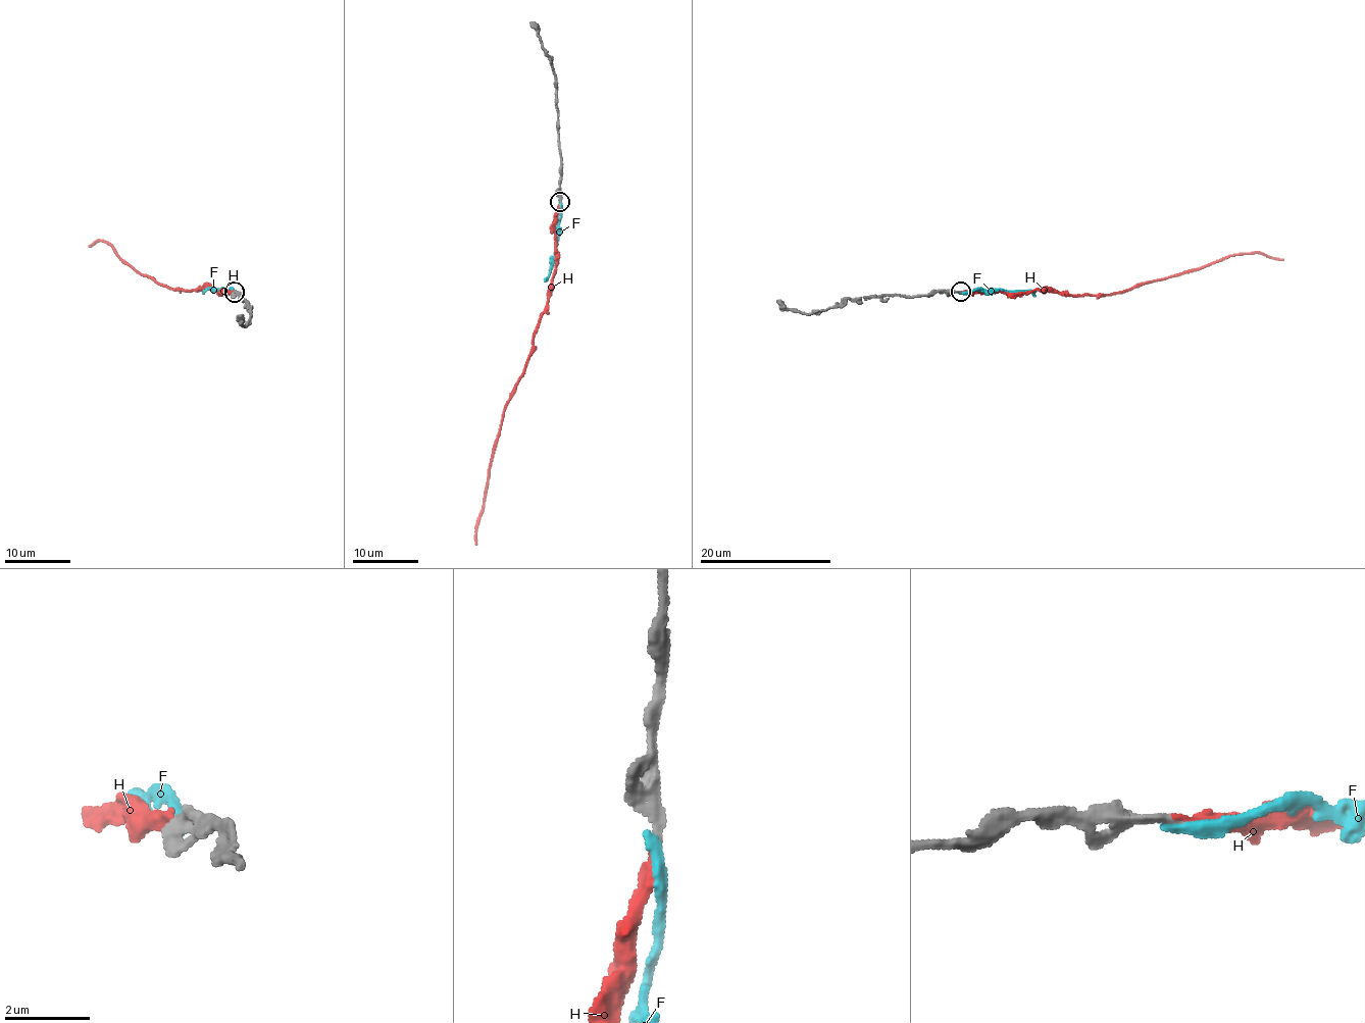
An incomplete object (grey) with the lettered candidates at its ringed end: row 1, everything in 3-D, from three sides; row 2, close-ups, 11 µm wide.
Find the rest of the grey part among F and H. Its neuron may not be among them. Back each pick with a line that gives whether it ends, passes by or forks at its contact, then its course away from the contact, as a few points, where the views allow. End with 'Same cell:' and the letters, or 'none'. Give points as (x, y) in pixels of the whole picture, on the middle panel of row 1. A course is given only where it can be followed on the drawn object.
H: it ends | via (560, 201), (554, 226), (556, 272), (548, 307), (539, 321), (526, 367), (503, 412), (475, 532), (475, 544)
Same cell: H

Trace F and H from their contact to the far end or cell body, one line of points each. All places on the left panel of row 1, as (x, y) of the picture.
F: (235, 293), (225, 287), (211, 288), (202, 294)
H: (235, 293), (207, 286), (190, 291), (168, 287), (122, 261), (108, 243), (101, 240), (89, 246)

